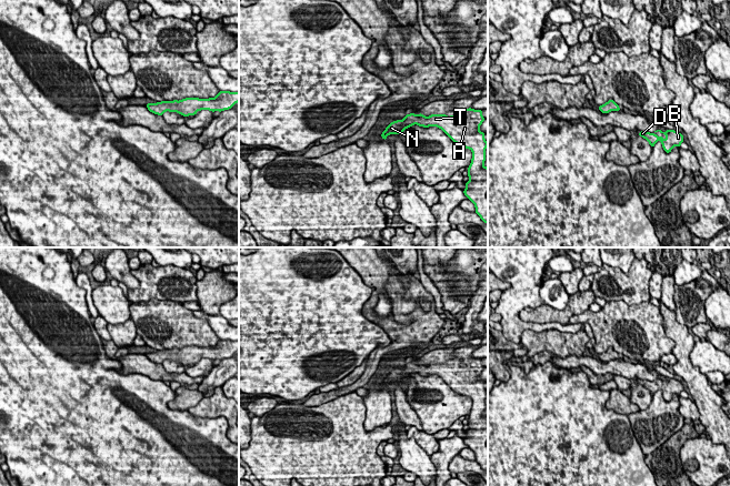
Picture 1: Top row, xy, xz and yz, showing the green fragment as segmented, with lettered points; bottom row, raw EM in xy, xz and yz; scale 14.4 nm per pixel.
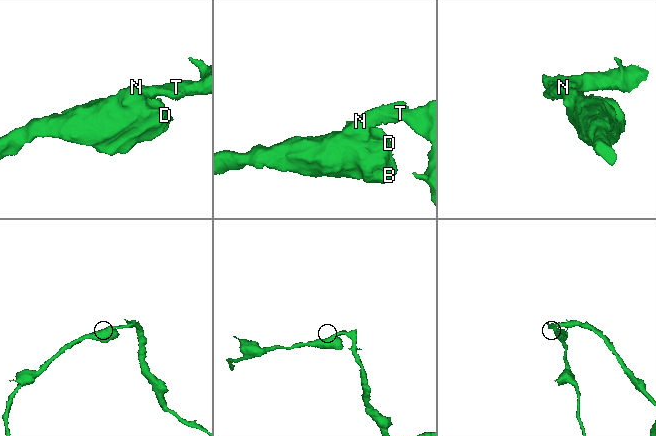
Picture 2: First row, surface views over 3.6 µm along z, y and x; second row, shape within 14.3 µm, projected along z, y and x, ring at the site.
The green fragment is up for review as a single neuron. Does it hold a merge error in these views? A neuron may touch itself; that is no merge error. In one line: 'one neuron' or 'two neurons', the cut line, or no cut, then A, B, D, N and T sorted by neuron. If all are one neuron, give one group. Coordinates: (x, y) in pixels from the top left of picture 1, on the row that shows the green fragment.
one neuron | no cut | A B D N T

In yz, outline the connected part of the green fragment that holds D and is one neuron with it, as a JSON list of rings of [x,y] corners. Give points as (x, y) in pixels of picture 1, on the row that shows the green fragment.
[[[667,129],[666,132],[662,132],[661,130],[654,132],[656,133],[653,134],[647,131],[640,131],[638,135],[644,138],[650,143],[651,148],[653,148],[659,140],[667,153],[670,153],[674,145],[680,148],[680,144],[684,142],[683,135],[674,130]]]

